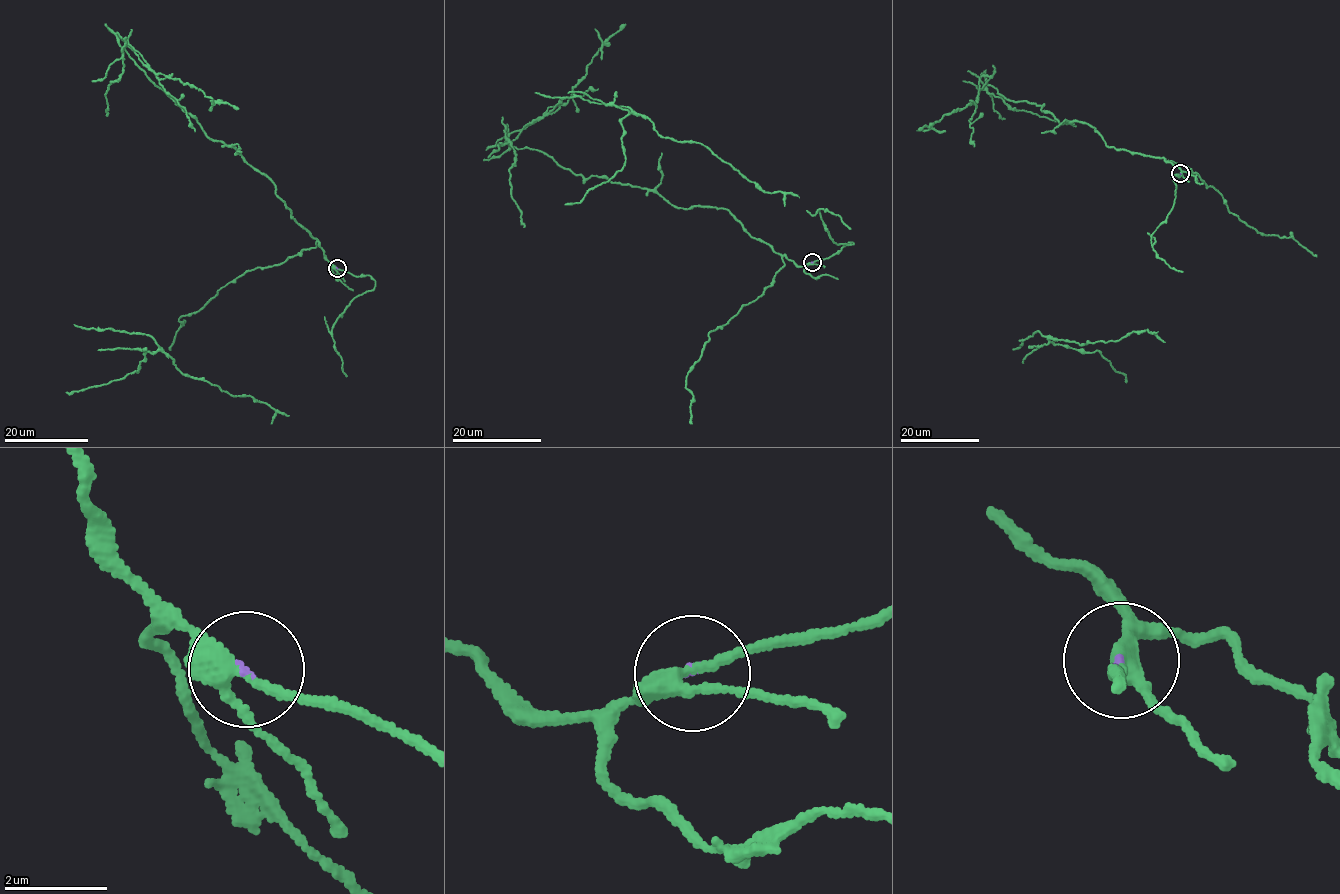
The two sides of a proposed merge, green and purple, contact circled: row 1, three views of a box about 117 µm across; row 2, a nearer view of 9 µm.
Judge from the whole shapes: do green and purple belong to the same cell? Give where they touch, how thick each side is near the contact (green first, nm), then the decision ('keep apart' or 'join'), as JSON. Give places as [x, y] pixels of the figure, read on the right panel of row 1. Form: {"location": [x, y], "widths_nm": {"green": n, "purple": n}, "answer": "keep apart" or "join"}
{"location": [1180, 173], "widths_nm": {"green": 300, "purple": 60}, "answer": "keep apart"}

